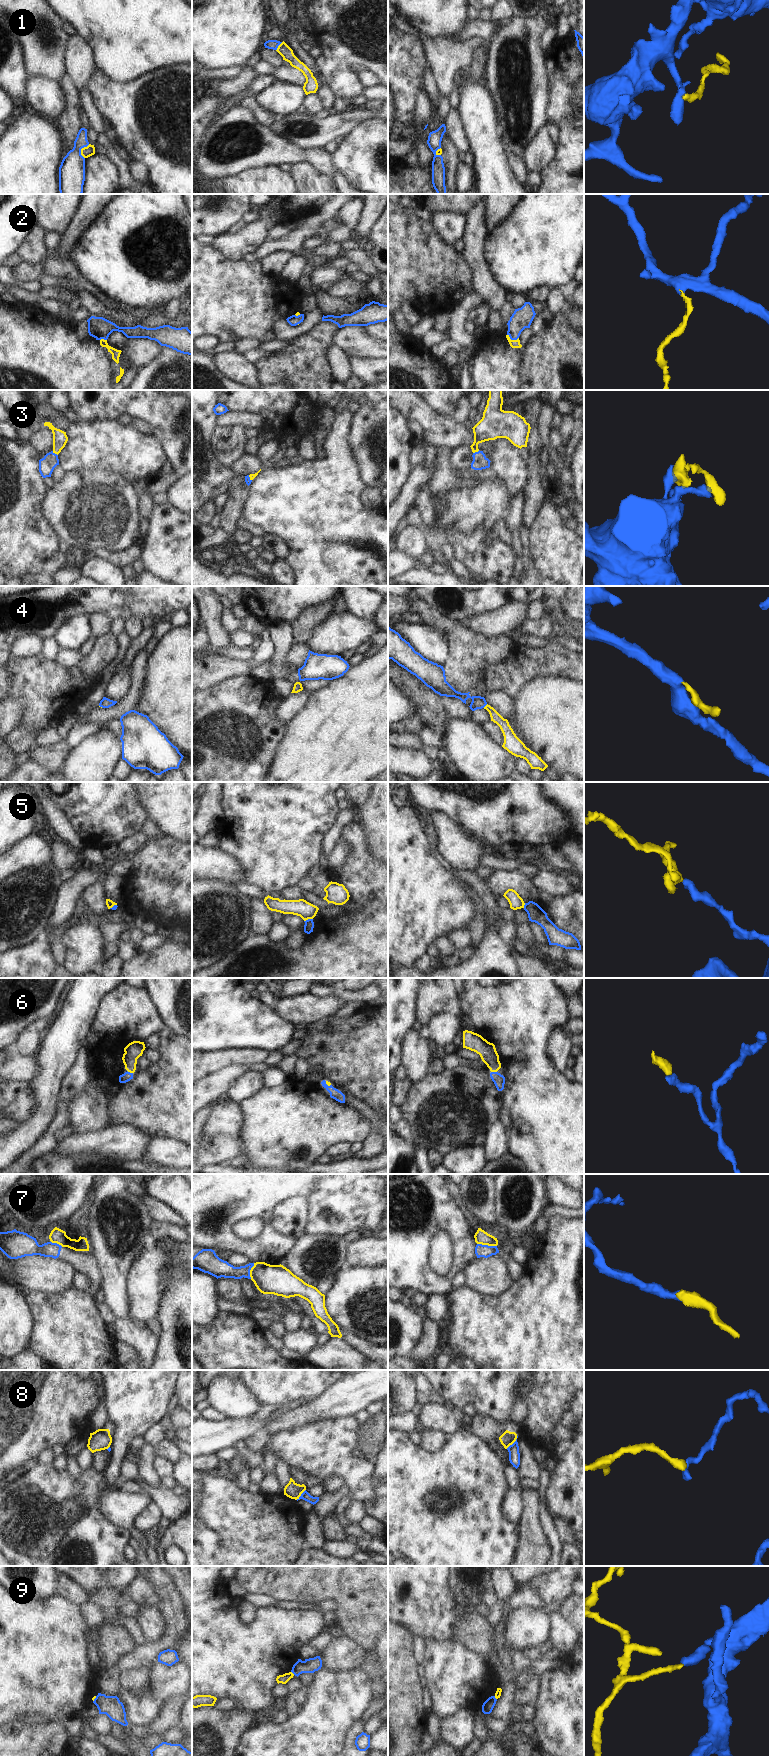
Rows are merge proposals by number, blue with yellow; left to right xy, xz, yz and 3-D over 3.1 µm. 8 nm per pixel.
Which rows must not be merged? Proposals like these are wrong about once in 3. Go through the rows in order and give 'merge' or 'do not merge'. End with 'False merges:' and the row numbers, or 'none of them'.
1: do not merge
2: merge
3: merge
4: merge
5: do not merge
6: merge
7: do not merge
8: do not merge
9: do not merge
False merges: 1, 5, 7, 8, 9

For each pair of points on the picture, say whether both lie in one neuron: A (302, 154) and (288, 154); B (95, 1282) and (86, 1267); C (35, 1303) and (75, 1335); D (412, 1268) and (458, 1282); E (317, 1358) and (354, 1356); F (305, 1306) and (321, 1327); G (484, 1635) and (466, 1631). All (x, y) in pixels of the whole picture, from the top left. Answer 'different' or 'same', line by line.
A: same
B: same
C: same
D: different
E: same
F: same
G: same

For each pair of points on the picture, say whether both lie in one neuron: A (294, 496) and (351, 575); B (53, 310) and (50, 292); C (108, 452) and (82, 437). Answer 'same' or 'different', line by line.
A: same
B: different
C: same

